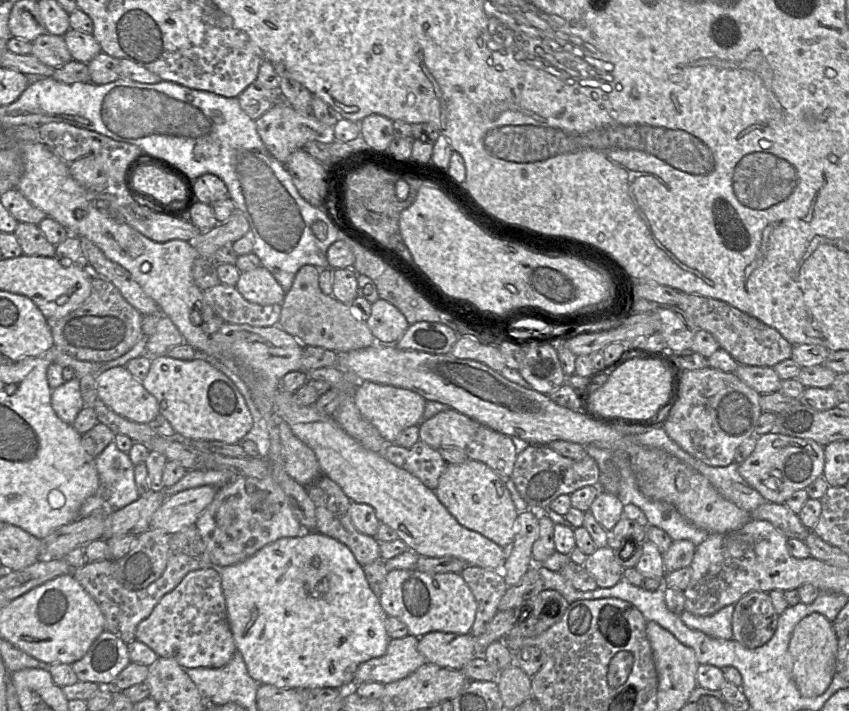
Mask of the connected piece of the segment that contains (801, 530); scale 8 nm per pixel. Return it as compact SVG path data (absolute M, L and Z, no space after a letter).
M765 502L750 514L752 518L770 522L787 538L805 541L810 532L785 504Z

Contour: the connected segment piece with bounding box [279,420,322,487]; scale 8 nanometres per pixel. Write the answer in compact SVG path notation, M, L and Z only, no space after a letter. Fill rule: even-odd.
M279 420L279 435L284 450L285 471L300 485L311 485L322 475L313 450L299 440L283 420Z

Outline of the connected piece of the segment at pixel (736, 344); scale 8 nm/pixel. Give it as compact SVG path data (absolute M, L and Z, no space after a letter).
M680 292L678 307L686 312L698 329L712 334L720 348L741 365L773 368L791 358L793 346L777 330L724 301Z

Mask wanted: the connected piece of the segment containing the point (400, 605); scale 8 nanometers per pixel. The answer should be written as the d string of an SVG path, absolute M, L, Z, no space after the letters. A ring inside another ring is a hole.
M416 569L389 570L379 595L381 607L408 627L410 635L420 638L433 632L469 634L475 621L477 603L461 573L429 574Z

